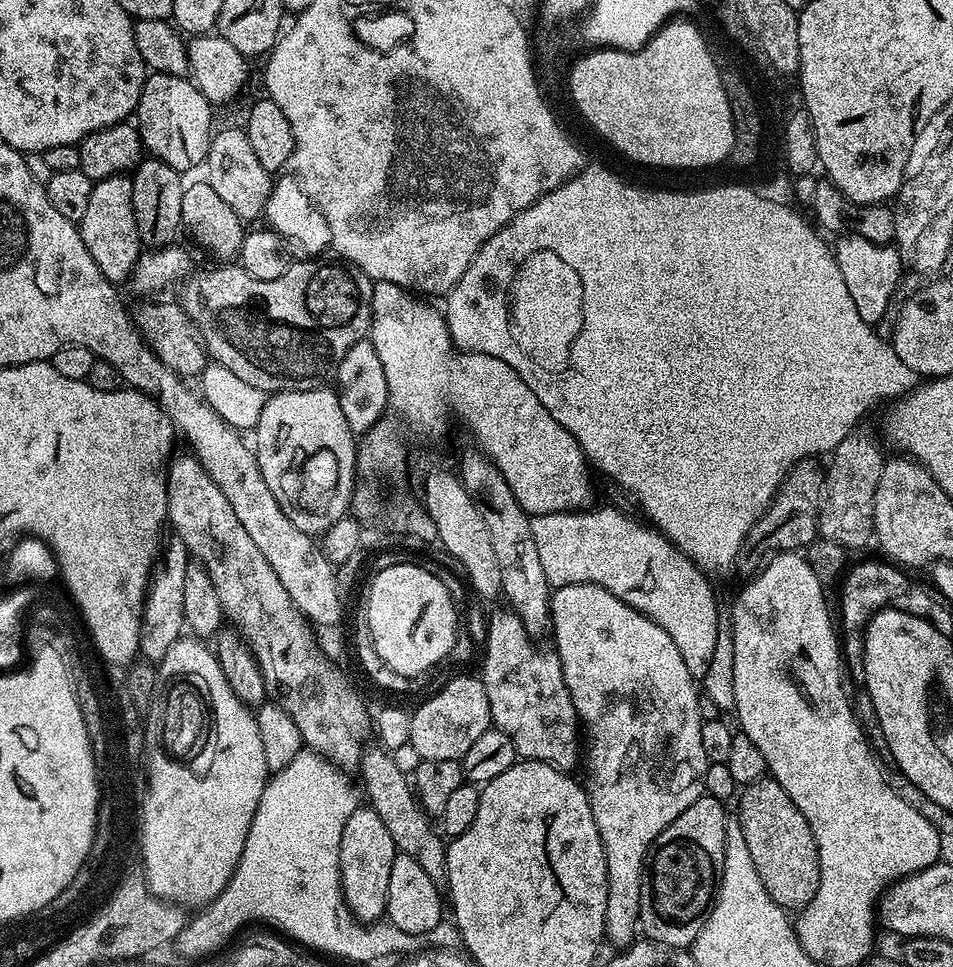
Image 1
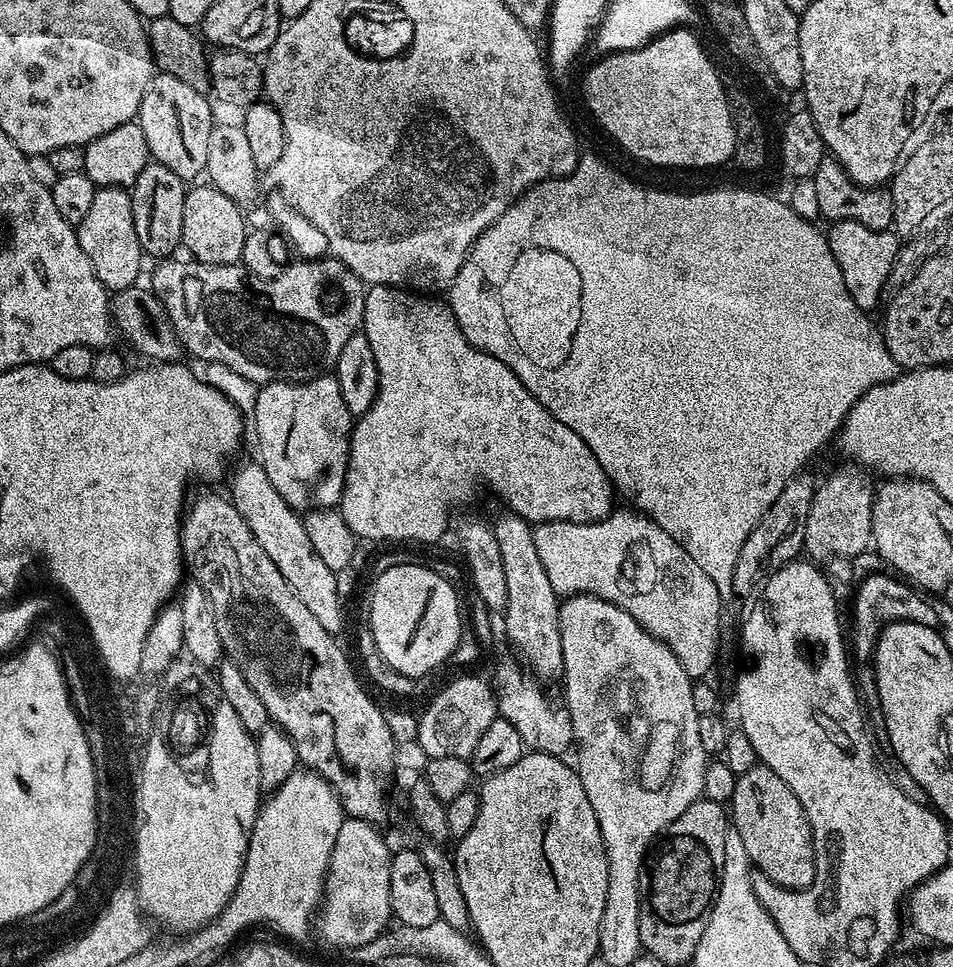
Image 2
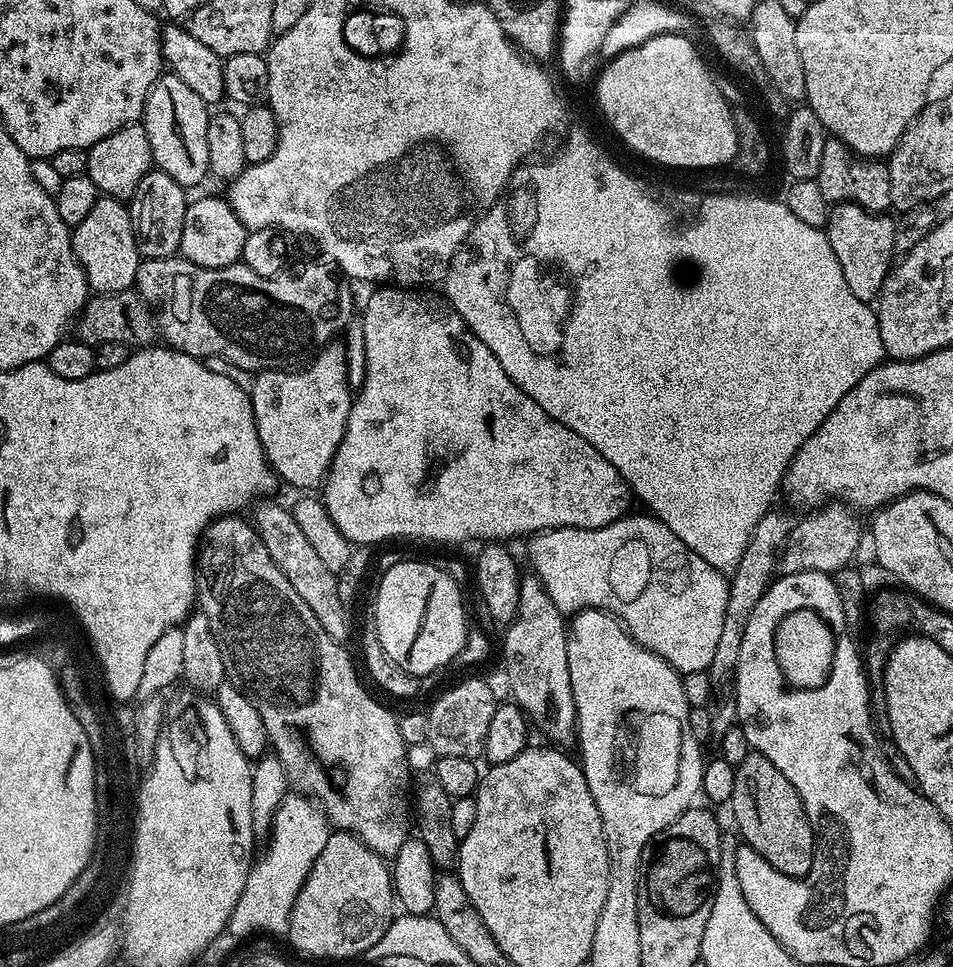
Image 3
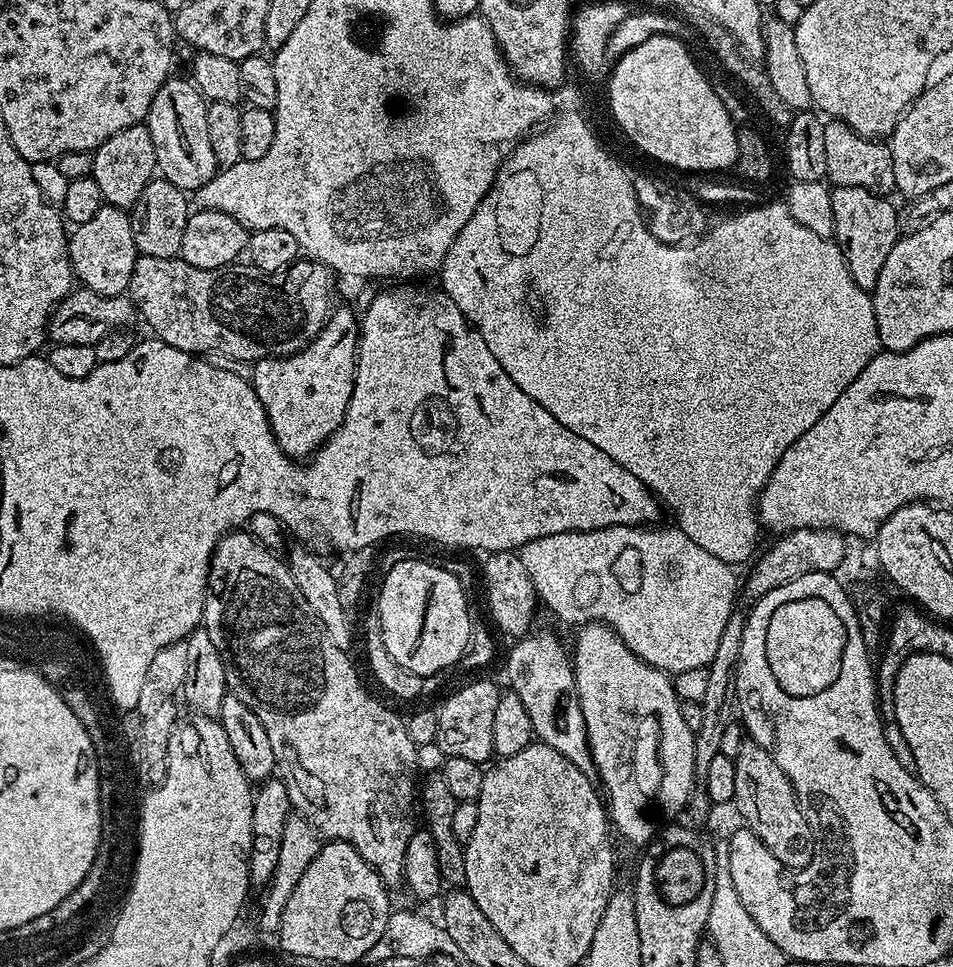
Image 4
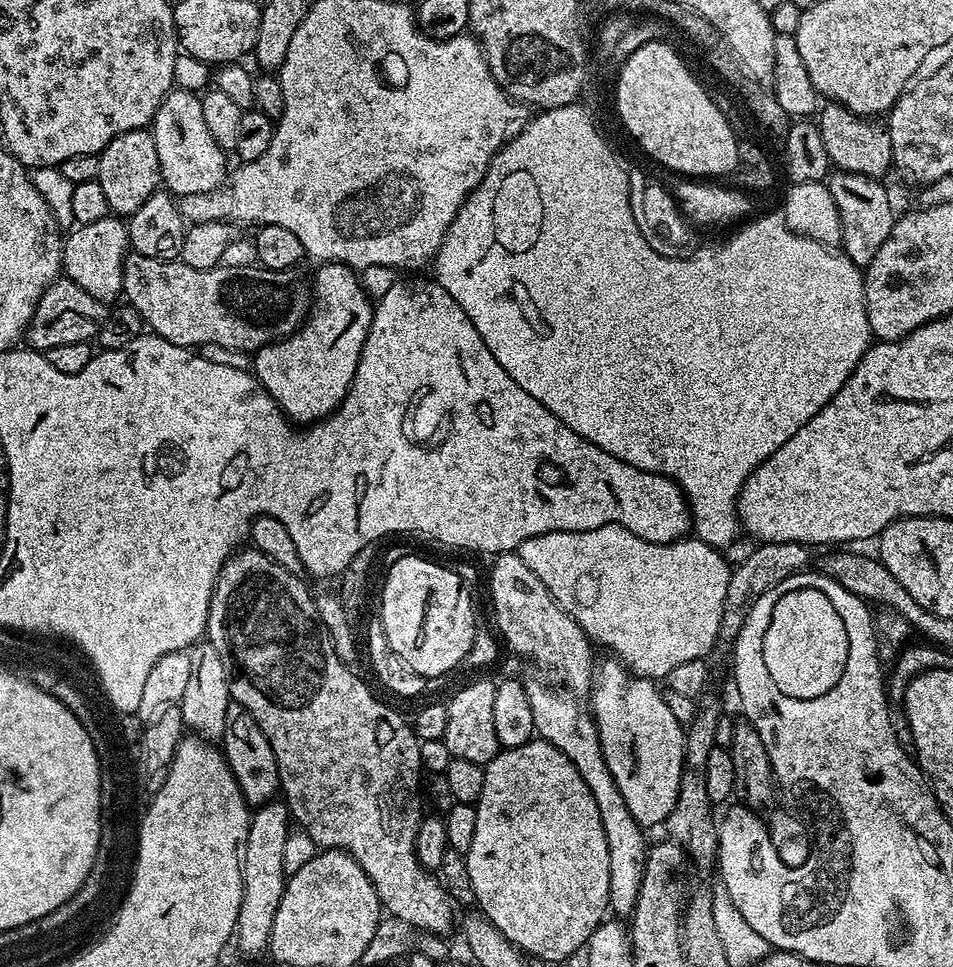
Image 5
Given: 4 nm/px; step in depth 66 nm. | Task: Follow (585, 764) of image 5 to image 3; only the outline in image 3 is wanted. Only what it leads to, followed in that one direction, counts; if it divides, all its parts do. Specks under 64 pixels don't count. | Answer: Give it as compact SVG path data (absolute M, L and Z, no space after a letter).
M534 574L520 581L516 616L504 632L504 672L512 687L511 699L556 746L568 746L576 740L576 707L570 686L568 624L565 613L554 606L550 594Z

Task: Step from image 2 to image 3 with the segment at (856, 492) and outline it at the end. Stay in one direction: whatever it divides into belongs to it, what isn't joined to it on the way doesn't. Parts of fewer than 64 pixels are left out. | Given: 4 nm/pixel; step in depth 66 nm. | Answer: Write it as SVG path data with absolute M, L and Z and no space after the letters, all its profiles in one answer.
M829 502L815 510L804 514L801 520L797 519L792 526L792 533L784 552L780 555L779 571L784 574L798 574L799 572L827 572L835 574L842 568L853 563L856 551L860 548L860 524L856 521L857 513L843 502Z

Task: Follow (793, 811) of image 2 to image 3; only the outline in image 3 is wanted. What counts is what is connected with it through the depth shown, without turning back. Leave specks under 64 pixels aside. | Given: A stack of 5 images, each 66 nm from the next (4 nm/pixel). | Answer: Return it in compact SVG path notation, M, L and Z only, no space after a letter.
M749 751L748 756L735 765L735 770L730 809L736 819L739 839L762 854L762 858L786 878L805 876L812 868L814 837L798 790L794 790L790 778L761 752Z

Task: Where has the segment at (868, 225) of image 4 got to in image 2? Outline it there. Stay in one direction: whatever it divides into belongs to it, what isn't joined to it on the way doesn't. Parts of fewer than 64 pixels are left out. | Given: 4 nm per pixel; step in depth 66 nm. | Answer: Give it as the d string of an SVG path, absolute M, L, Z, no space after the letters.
M837 220L829 228L832 229L827 229L826 232L828 245L842 270L842 282L846 282L846 290L850 290L850 298L854 298L857 306L863 312L871 313L896 264L901 237L892 230L870 230L870 226L862 226L862 222L853 220Z

